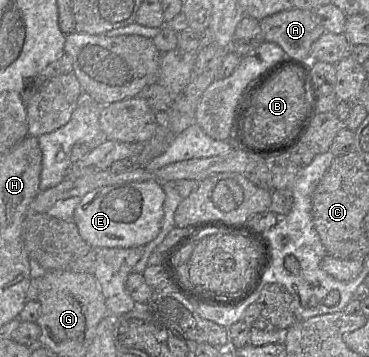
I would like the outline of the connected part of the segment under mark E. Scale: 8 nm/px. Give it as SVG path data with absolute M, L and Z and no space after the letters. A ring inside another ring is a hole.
M156 179L100 187L81 197L73 221L83 240L95 249L143 247L161 229L164 201L162 183Z

